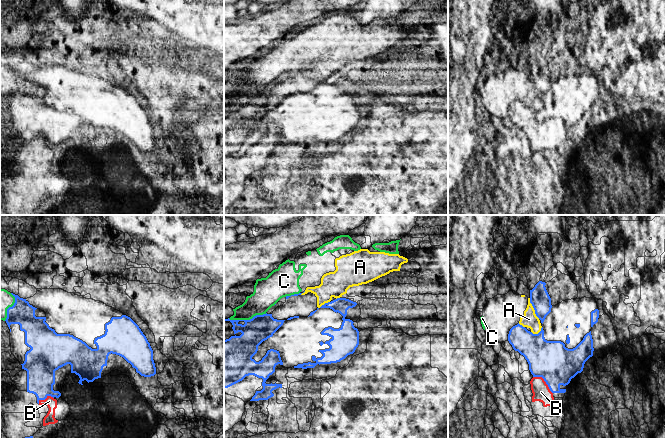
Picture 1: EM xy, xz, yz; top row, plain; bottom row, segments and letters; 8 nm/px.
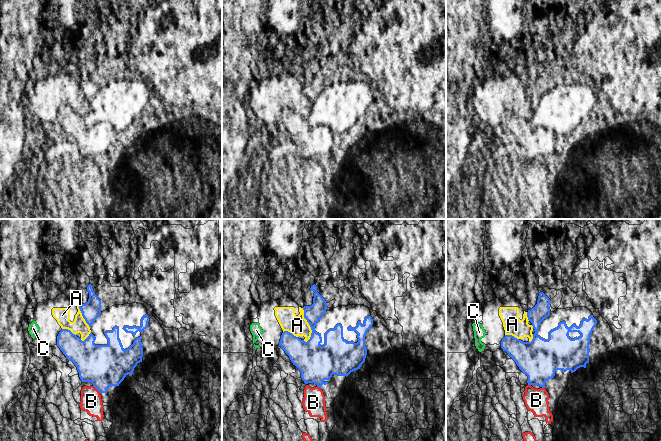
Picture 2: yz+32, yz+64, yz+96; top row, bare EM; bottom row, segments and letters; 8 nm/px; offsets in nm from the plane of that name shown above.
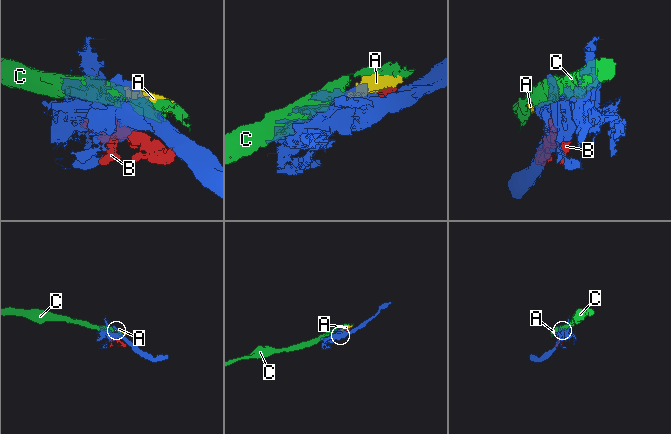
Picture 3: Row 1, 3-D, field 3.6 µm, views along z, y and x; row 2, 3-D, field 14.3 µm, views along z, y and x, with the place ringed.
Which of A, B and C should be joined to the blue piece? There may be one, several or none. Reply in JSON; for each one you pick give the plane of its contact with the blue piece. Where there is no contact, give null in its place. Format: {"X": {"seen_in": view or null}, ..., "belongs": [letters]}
{"belongs": []}

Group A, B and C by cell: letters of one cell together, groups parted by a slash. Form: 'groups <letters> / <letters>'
groups A C / B

